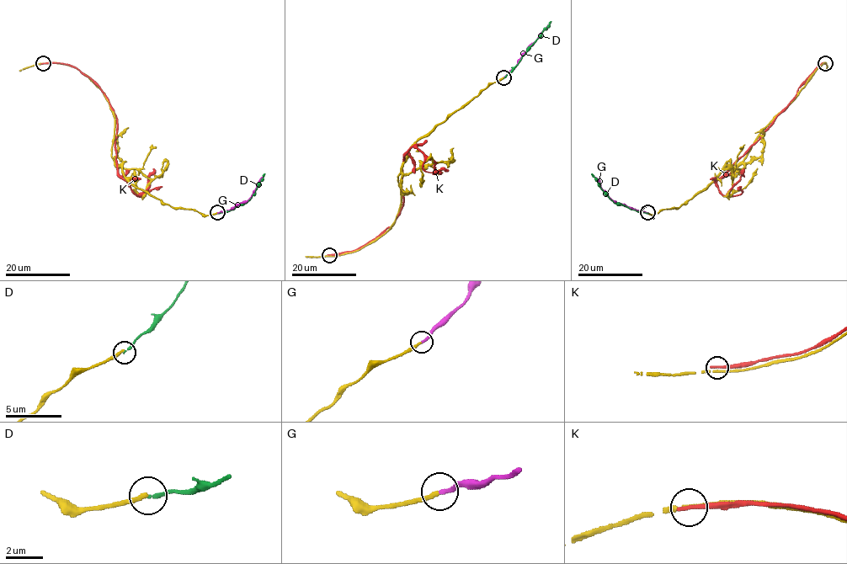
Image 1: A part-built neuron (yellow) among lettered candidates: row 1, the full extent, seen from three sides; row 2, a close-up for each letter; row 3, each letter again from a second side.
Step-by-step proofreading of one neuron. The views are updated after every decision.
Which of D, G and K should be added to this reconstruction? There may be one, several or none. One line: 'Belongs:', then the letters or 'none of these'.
Belongs: G

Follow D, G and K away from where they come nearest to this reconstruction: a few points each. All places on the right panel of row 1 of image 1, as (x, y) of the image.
D: (648, 213), (637, 212), (615, 204), (592, 173)
G: (647, 212), (615, 203), (594, 177)
K: (825, 63), (716, 182), (725, 196), (738, 195), (743, 192), (741, 186)

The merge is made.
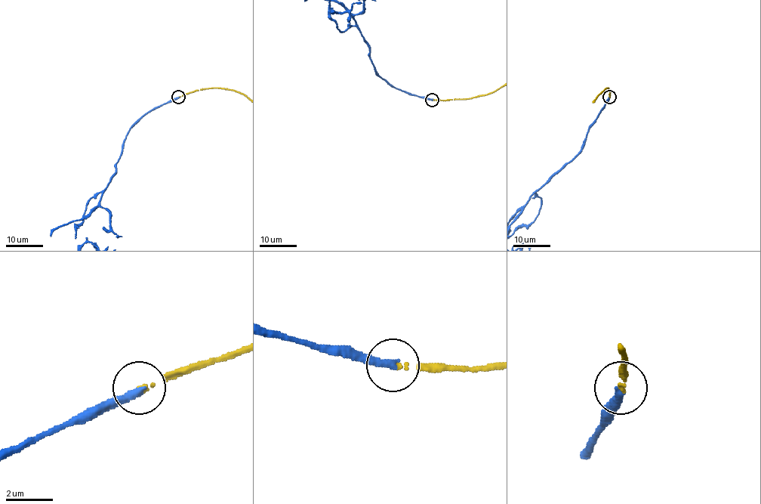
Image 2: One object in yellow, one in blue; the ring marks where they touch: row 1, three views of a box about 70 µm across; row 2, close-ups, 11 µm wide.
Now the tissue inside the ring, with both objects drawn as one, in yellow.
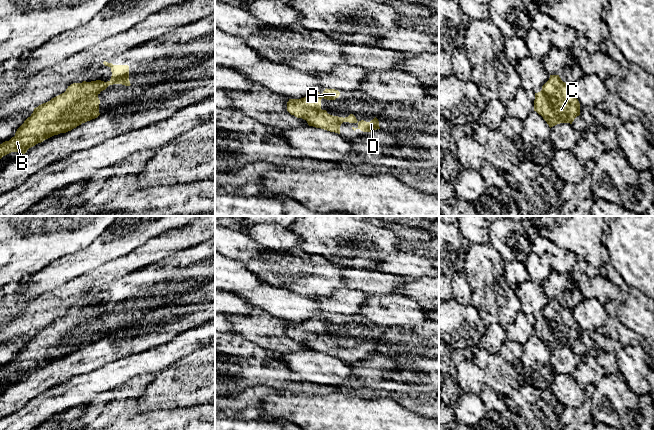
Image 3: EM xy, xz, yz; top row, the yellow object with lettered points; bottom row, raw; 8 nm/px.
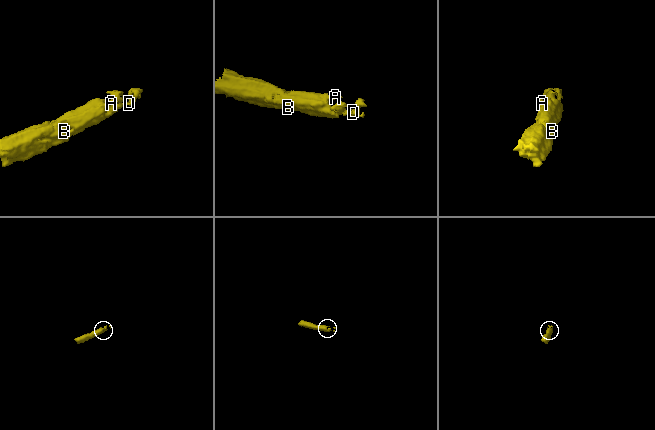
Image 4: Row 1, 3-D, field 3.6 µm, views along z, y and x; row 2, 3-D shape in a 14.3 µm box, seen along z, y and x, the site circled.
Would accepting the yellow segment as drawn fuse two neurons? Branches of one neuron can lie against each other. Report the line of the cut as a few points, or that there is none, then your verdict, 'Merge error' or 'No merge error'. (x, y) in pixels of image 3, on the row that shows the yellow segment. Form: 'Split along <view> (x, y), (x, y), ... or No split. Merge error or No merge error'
No split. No merge error

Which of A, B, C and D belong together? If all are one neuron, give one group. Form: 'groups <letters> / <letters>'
groups A B C D

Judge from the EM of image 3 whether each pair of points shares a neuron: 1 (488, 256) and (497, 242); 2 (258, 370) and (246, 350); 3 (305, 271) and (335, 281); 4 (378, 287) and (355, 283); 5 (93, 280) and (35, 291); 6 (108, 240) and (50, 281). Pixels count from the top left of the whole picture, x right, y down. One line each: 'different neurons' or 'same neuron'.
1: different neurons
2: same neuron
3: same neuron
4: same neuron
5: different neurons
6: same neuron

